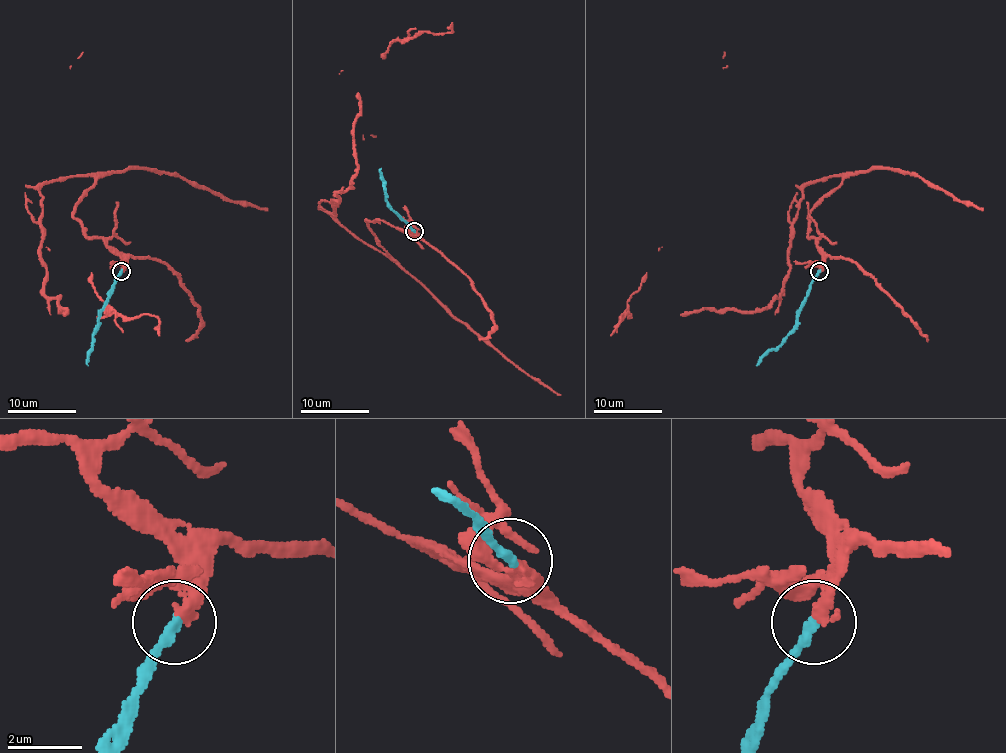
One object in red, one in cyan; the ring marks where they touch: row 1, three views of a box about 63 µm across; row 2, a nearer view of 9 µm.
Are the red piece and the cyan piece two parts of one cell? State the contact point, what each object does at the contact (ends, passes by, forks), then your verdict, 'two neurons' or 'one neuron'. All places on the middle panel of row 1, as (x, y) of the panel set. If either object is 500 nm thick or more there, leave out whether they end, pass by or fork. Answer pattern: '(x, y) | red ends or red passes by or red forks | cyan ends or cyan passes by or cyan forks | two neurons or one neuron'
(414, 231) | red ends | cyan ends | two neurons

